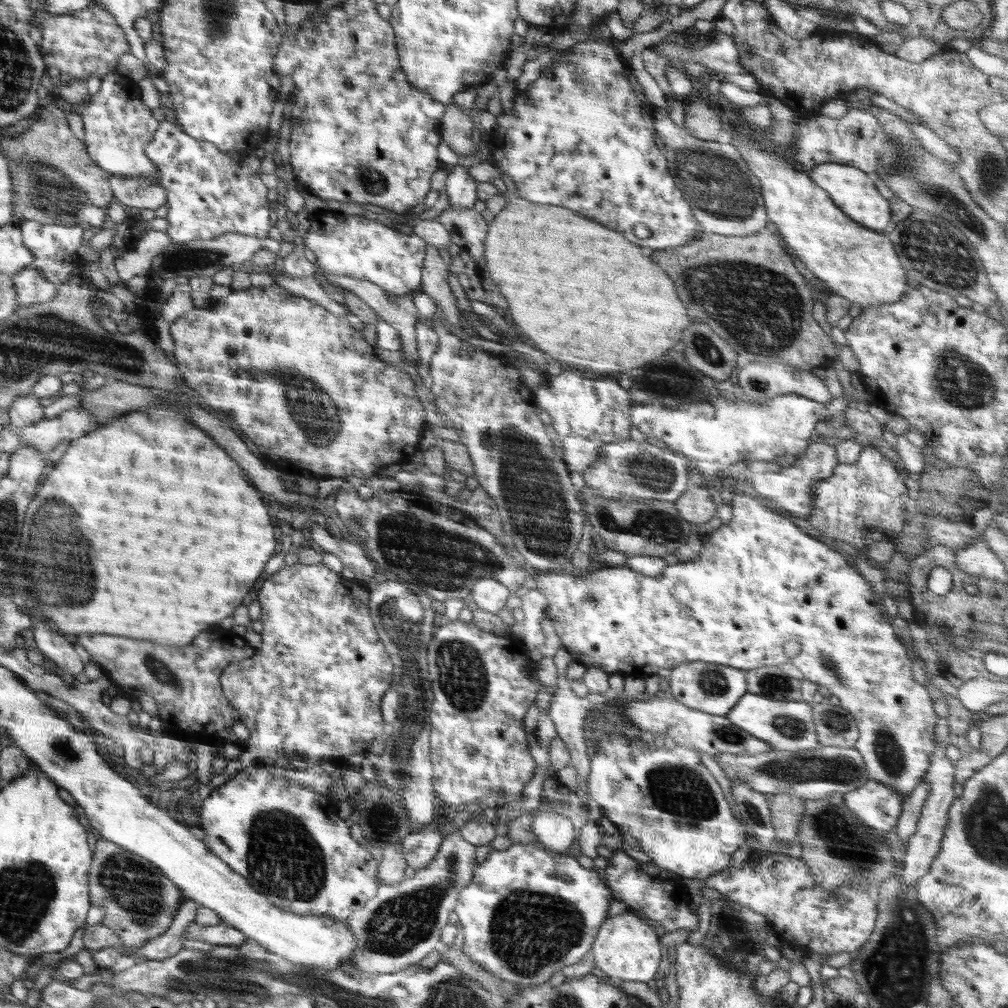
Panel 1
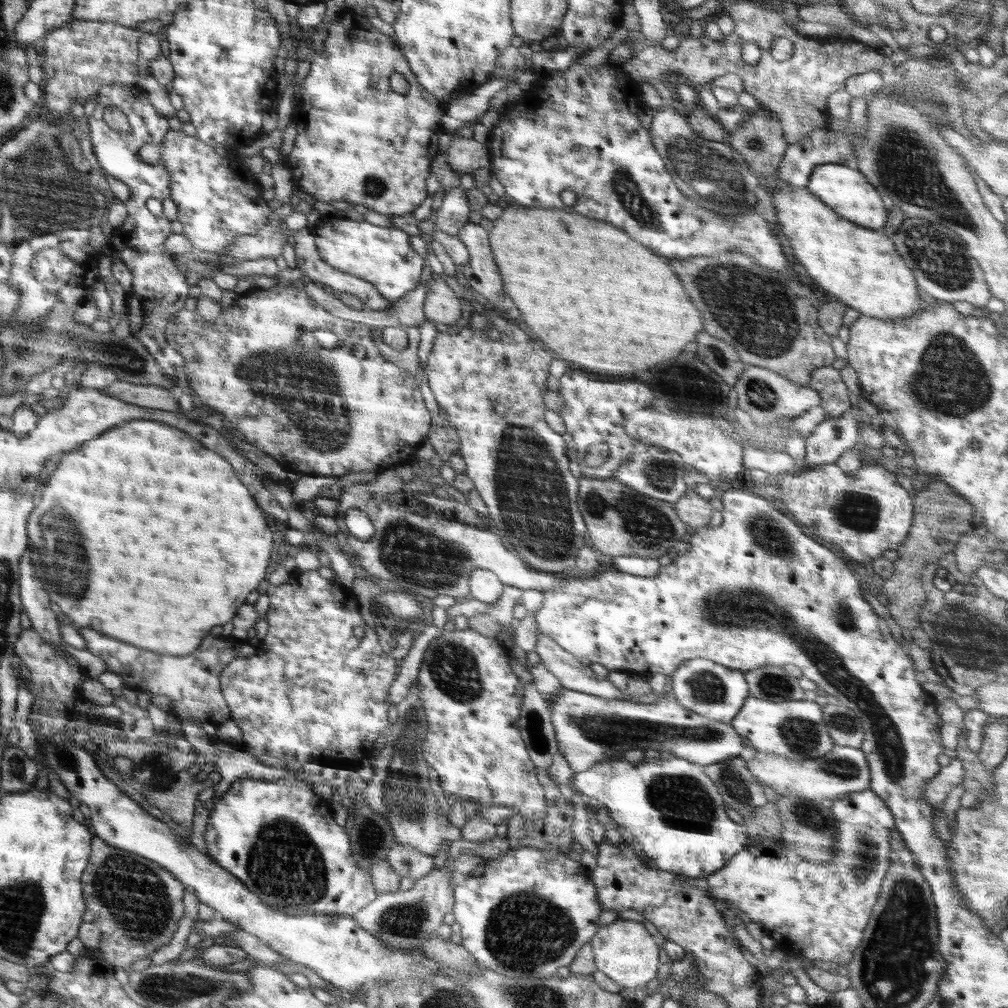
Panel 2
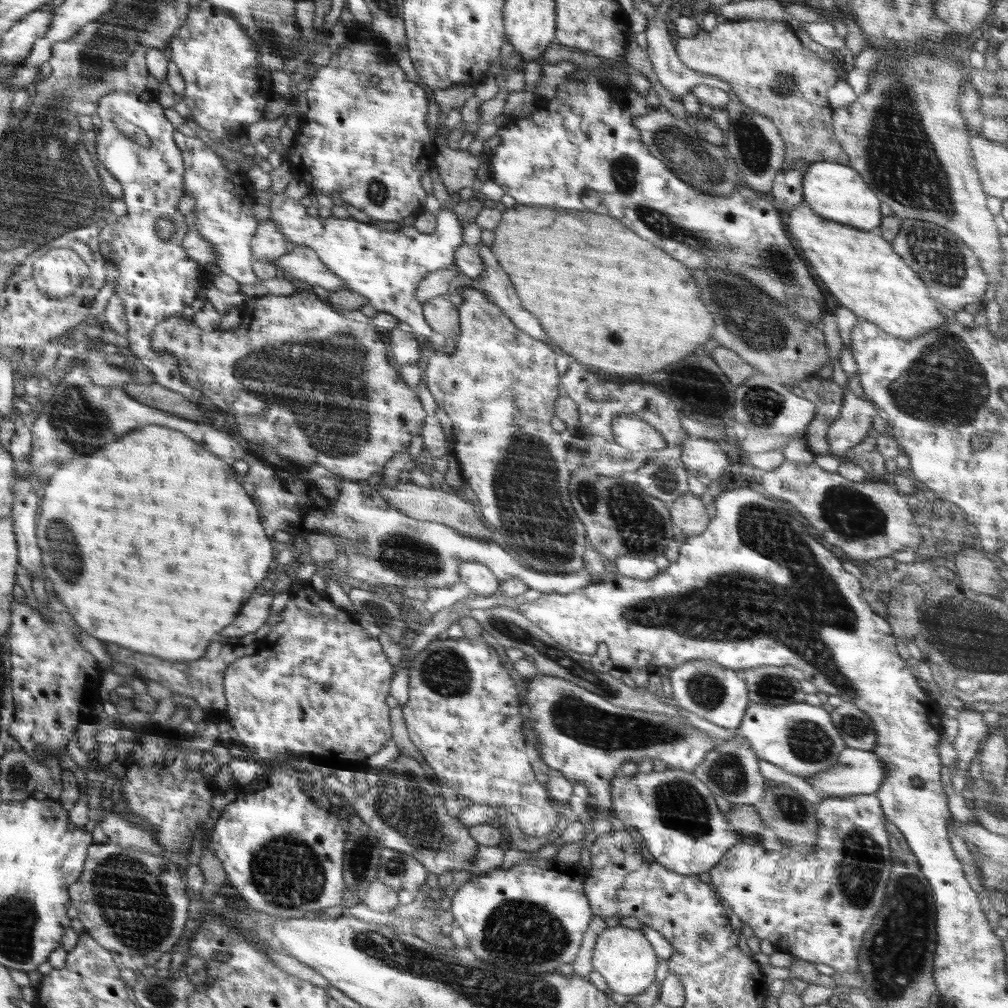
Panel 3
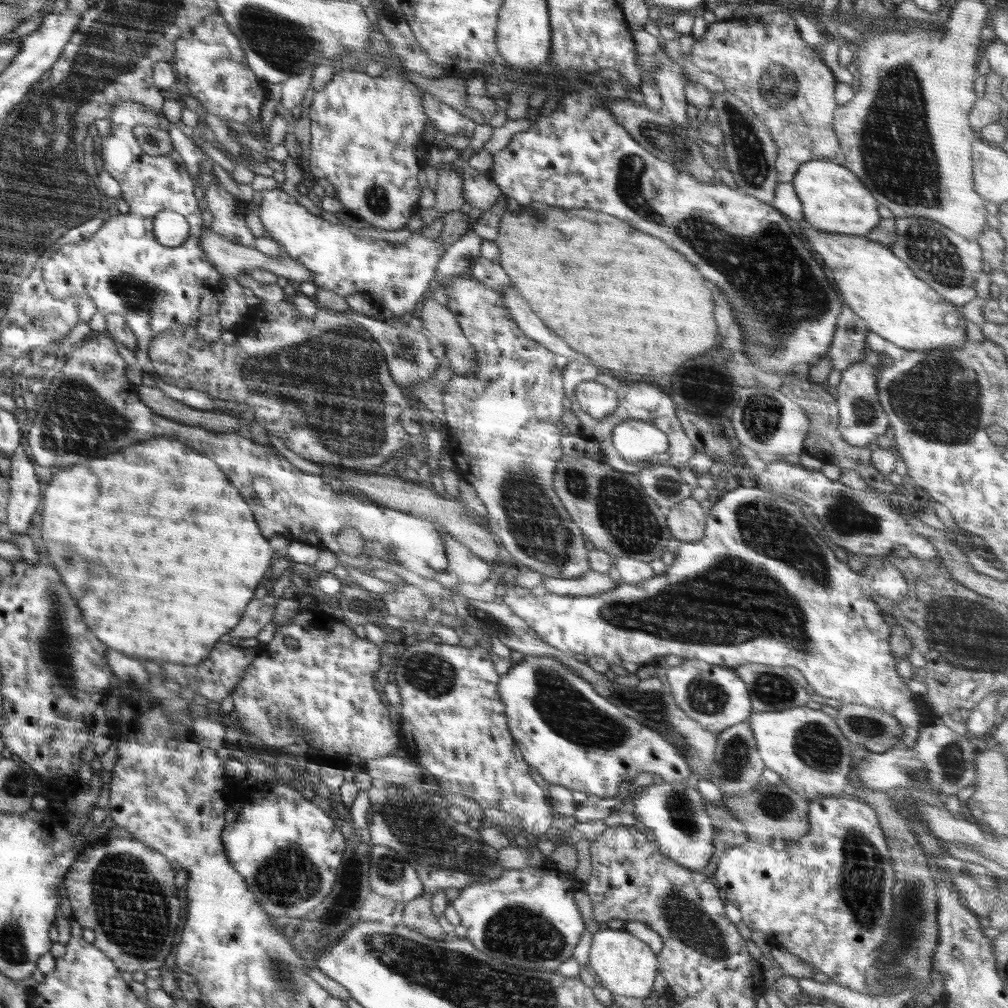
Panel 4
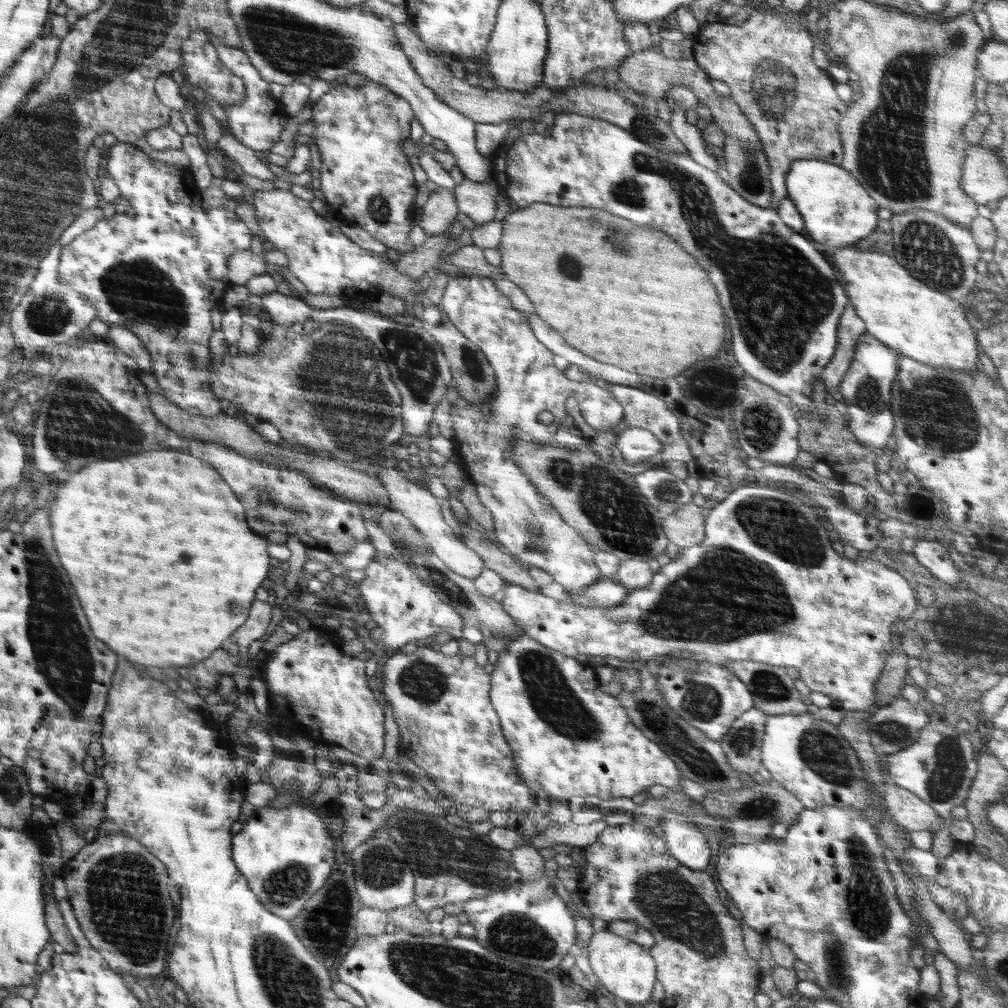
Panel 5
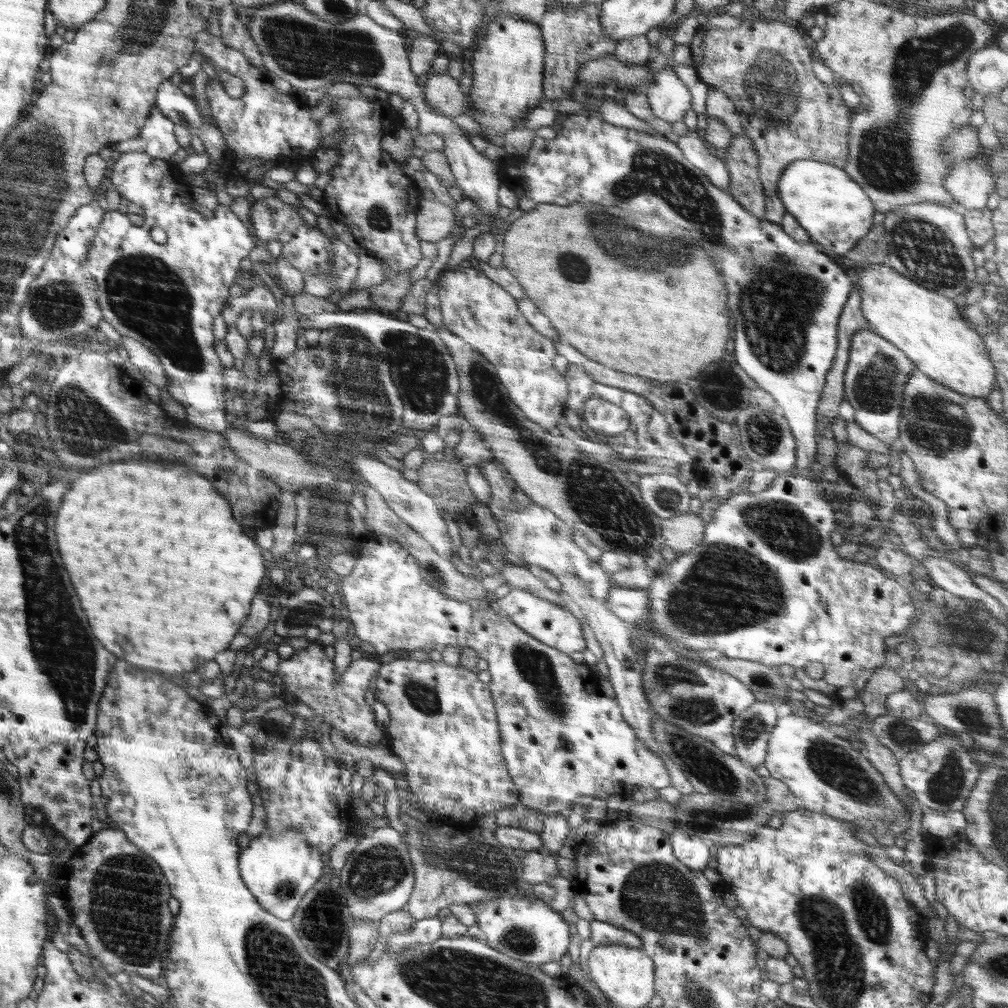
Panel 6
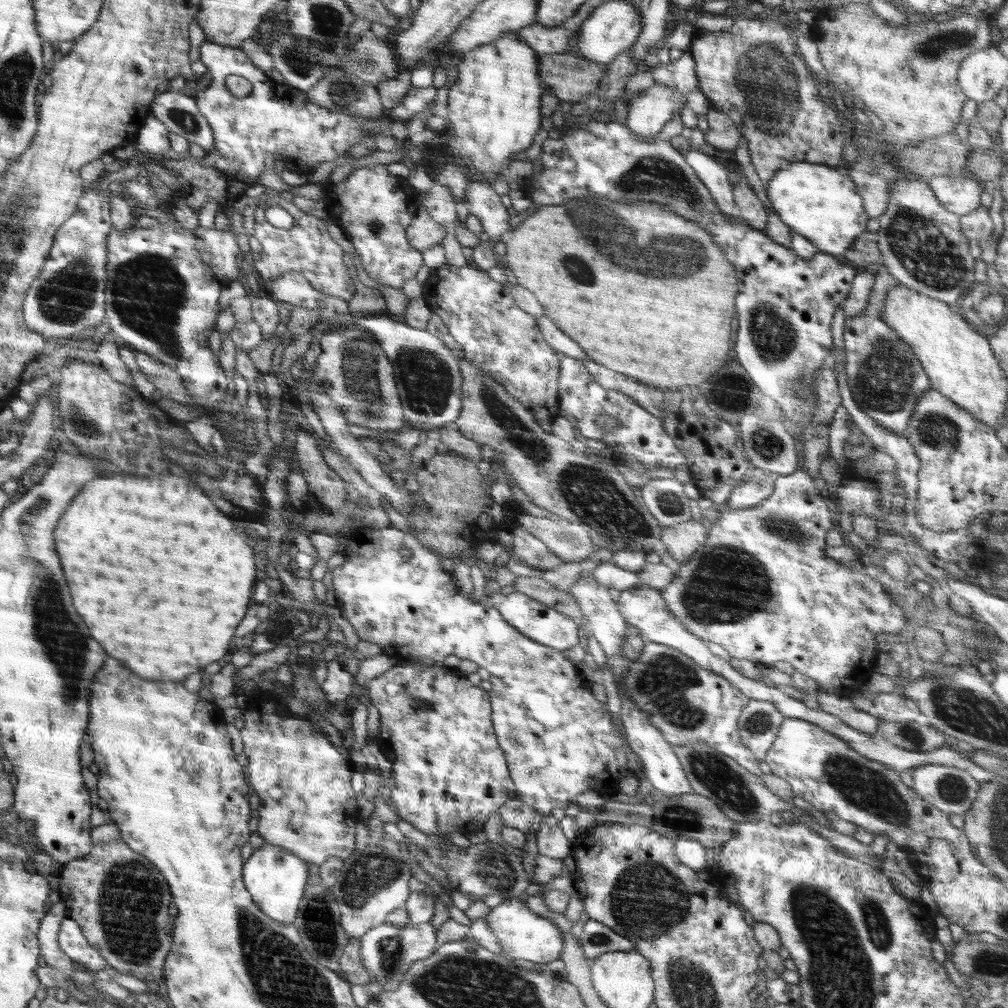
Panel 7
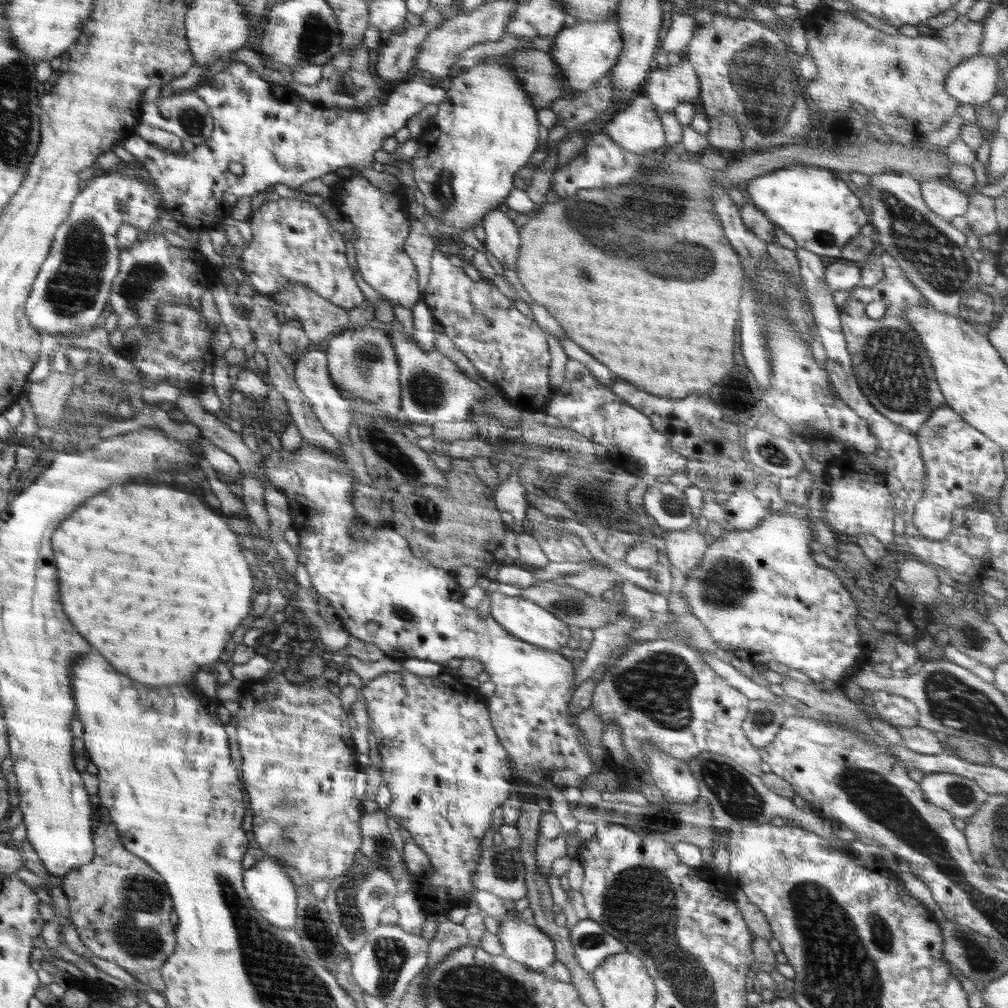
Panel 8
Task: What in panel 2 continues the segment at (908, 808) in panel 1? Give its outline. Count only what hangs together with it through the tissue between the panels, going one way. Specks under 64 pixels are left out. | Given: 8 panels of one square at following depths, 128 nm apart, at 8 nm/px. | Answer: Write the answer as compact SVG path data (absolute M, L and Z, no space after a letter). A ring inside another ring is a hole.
M958 756L950 759L950 763L942 767L938 774L927 784L923 795L925 799L935 806L941 805L948 794L963 783L965 772L962 759Z

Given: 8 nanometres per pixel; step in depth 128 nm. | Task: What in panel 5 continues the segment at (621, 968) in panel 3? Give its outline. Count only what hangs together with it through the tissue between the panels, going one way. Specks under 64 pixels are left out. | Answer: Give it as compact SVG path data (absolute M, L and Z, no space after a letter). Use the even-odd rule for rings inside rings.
M606 929L591 936L587 950L593 978L618 999L622 998L627 1003L636 1004L651 1000L652 988L654 988L657 978L656 963L649 953L649 949Z

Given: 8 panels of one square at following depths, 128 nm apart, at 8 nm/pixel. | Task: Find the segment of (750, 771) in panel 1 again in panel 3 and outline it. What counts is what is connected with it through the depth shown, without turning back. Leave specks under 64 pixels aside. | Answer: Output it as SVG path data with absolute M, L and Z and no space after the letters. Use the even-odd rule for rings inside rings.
M847 747L838 757L838 762L828 770L813 776L800 776L808 781L822 796L847 797L860 794L875 794L885 779L885 764L872 751Z

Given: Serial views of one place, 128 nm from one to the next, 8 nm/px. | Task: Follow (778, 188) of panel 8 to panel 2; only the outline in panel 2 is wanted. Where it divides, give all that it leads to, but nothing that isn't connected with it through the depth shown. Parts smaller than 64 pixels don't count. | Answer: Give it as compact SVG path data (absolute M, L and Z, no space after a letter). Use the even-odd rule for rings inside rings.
M828 163L818 165L807 185L808 191L819 198L828 208L837 212L842 218L862 227L874 230L882 229L887 221L888 211L882 199L866 177L854 168L854 164Z

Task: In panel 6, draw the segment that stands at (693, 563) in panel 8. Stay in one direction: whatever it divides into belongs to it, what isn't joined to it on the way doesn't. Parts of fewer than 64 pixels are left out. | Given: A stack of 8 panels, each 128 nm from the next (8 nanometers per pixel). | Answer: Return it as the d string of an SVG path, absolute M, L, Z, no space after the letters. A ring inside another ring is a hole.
M682 514L663 520L661 535L665 545L678 554L686 554L696 548L703 538L706 521L701 514Z

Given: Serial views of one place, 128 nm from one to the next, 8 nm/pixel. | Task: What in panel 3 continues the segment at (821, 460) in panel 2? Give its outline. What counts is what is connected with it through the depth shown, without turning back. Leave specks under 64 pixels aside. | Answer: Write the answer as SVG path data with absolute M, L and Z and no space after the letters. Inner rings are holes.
M849 388L843 390L844 402L839 417L828 427L826 435L831 454L838 455L849 448L860 446L872 428L872 418L878 415L876 407L856 396Z

